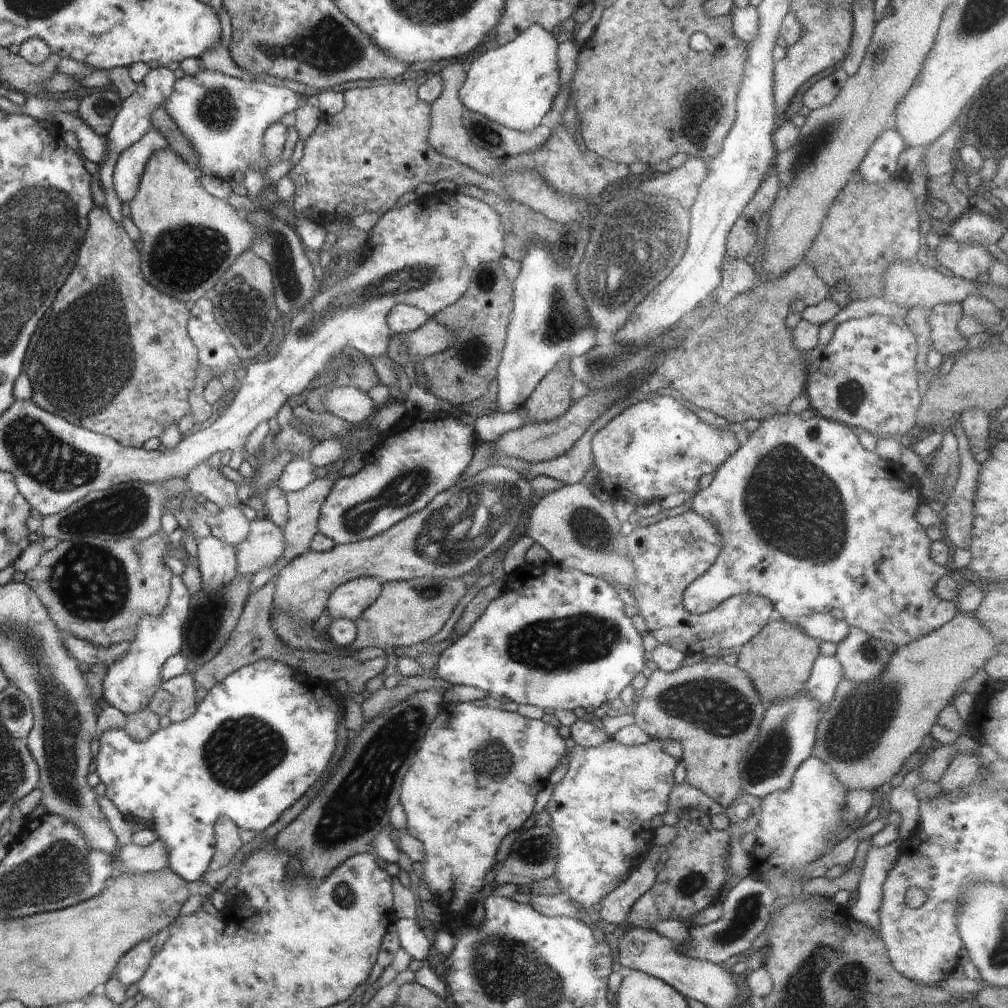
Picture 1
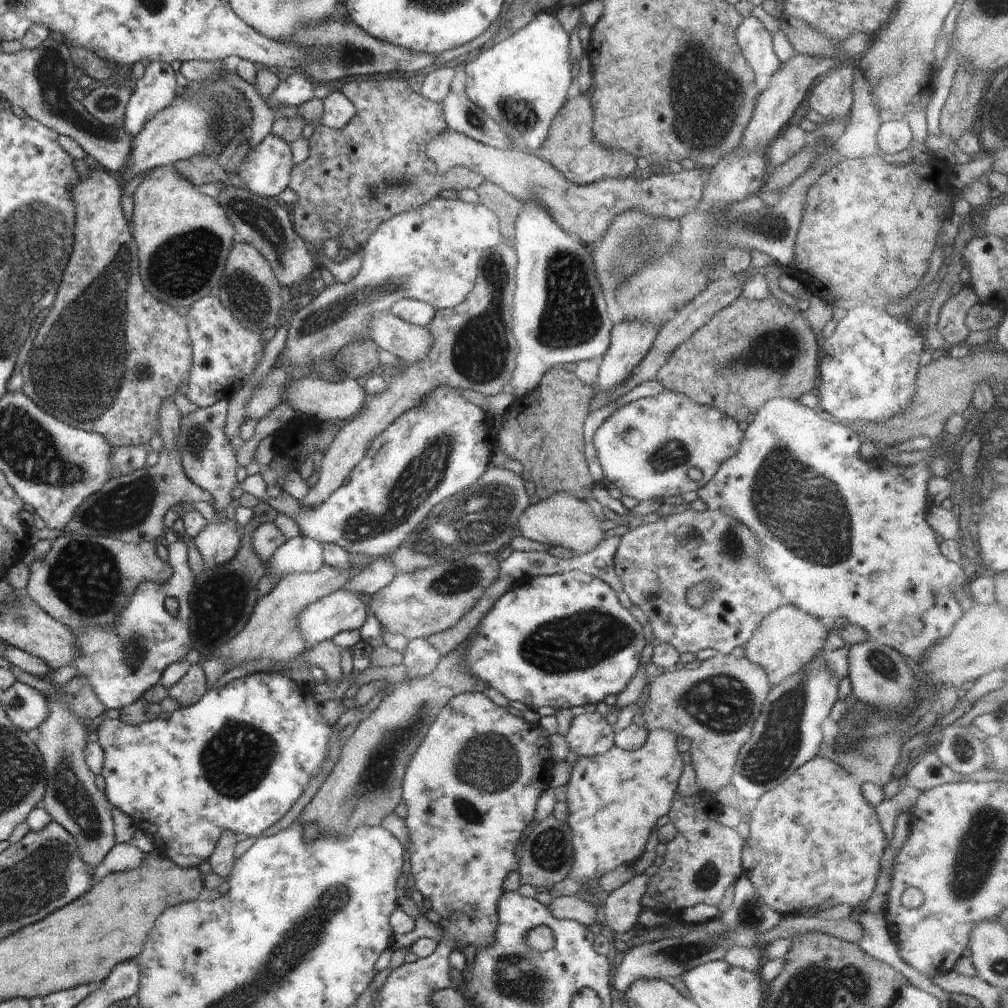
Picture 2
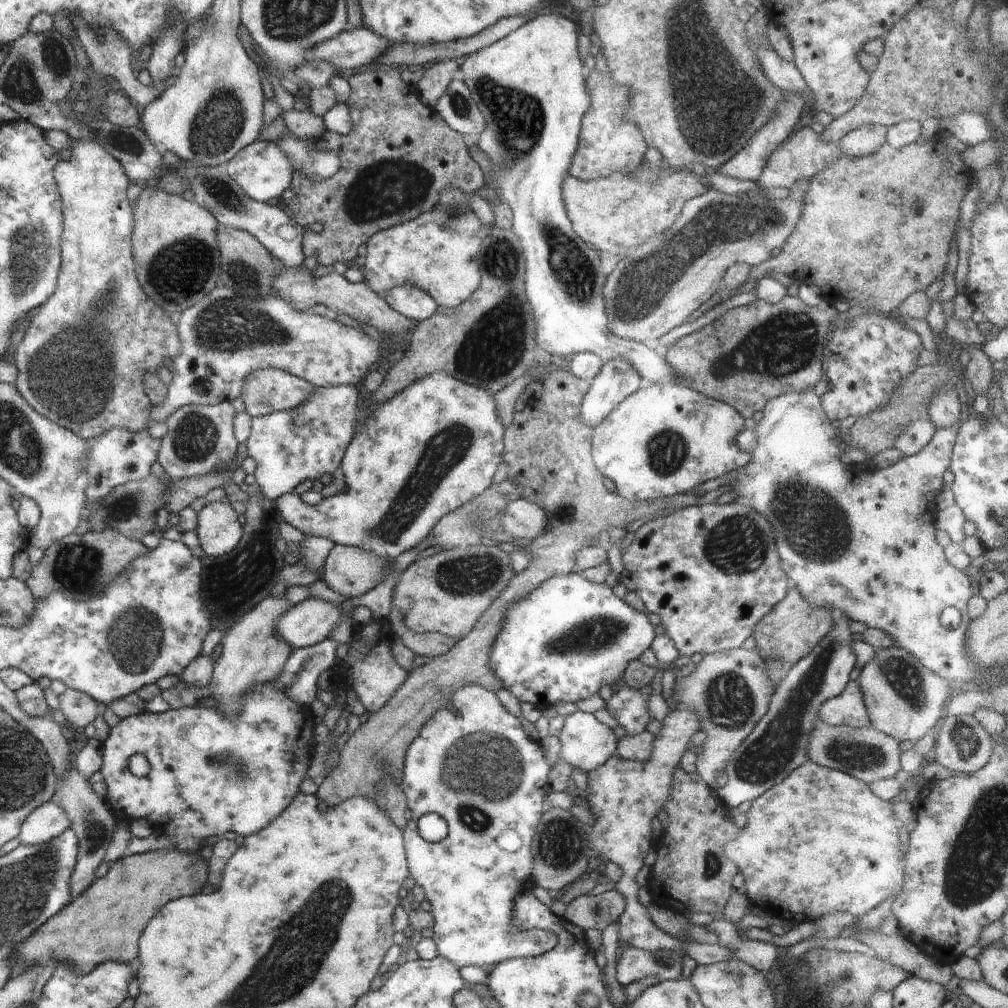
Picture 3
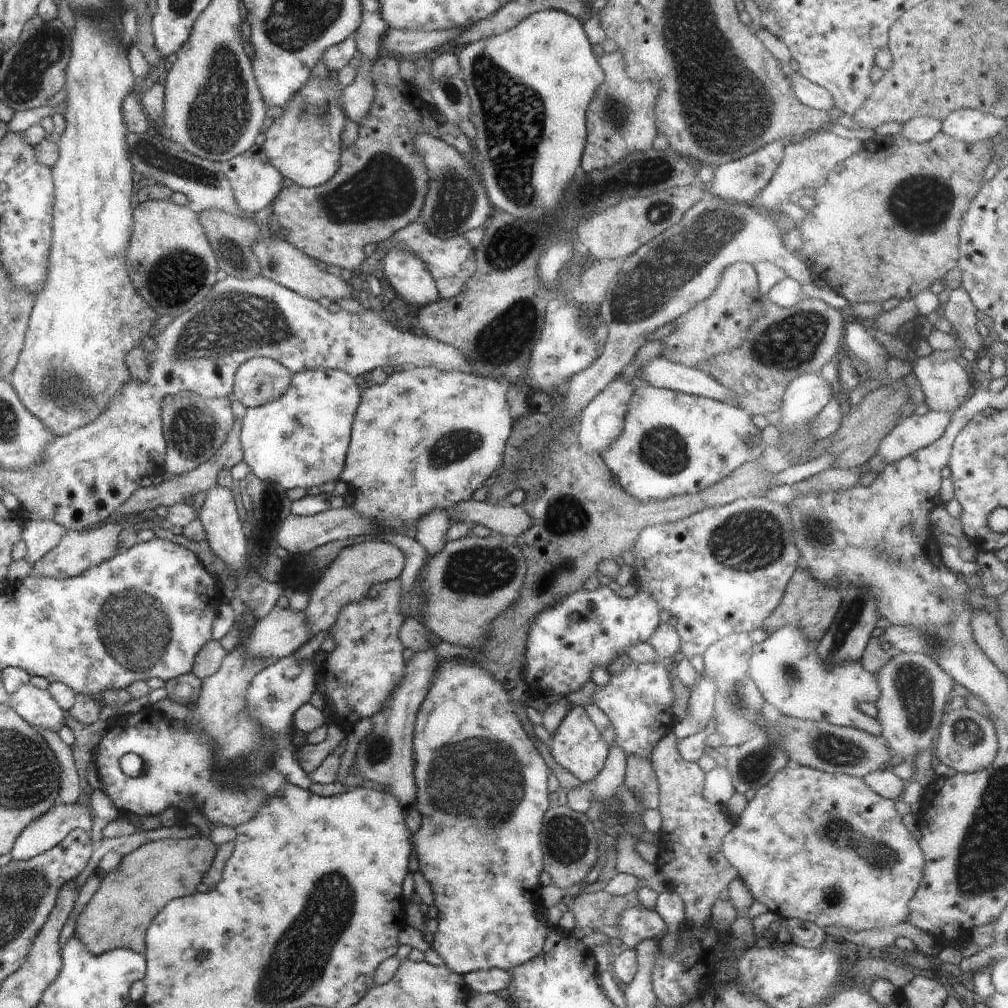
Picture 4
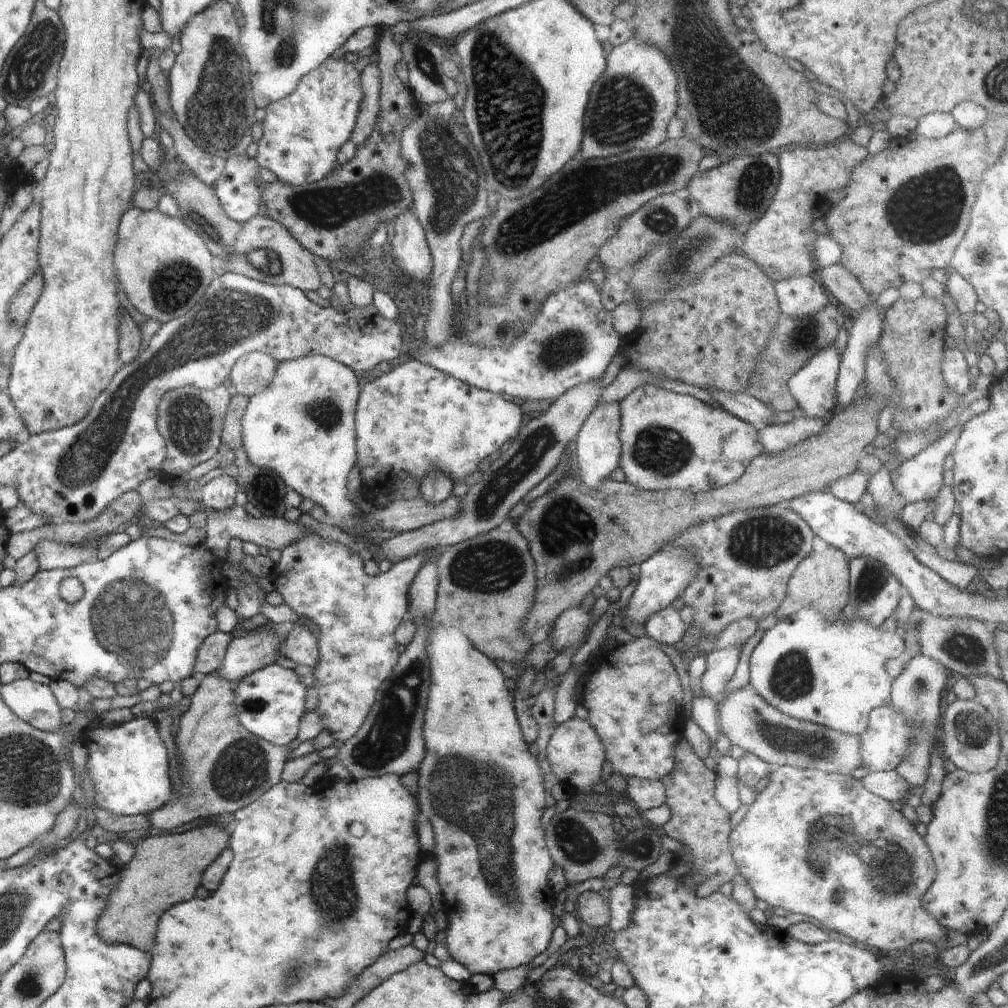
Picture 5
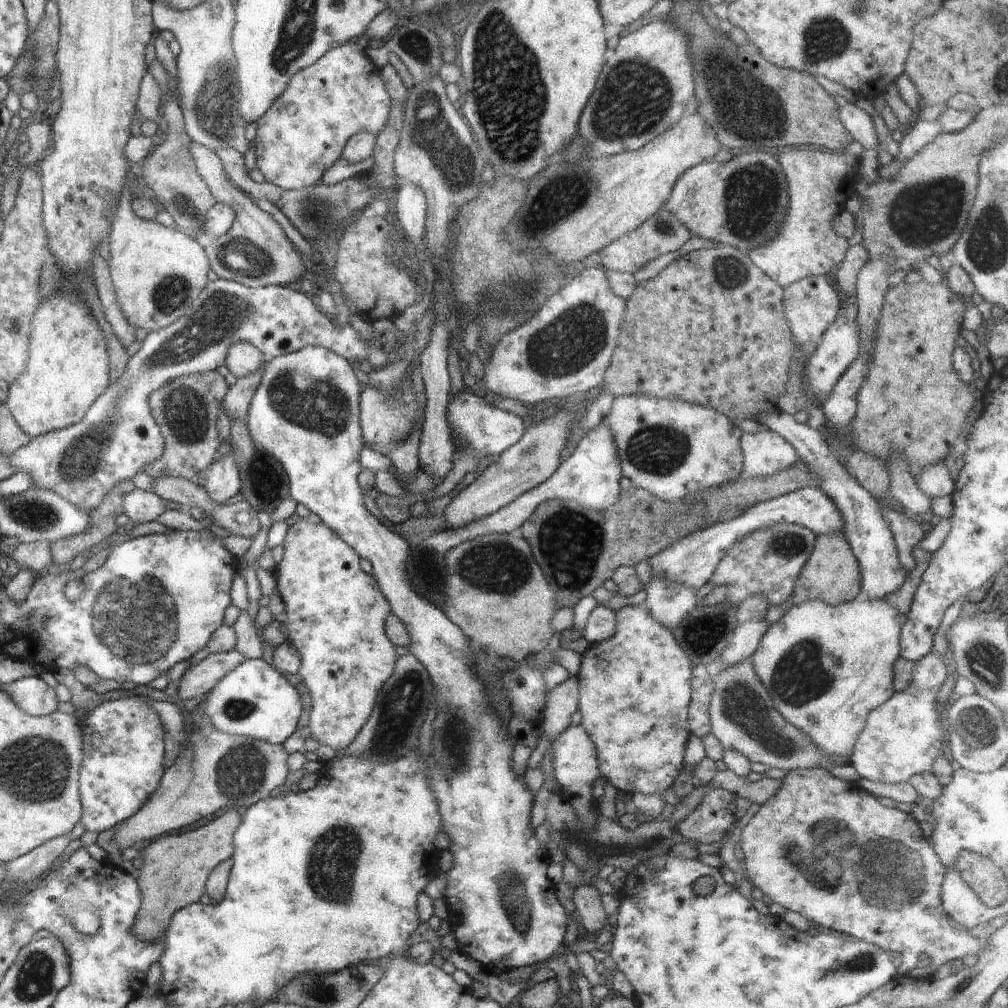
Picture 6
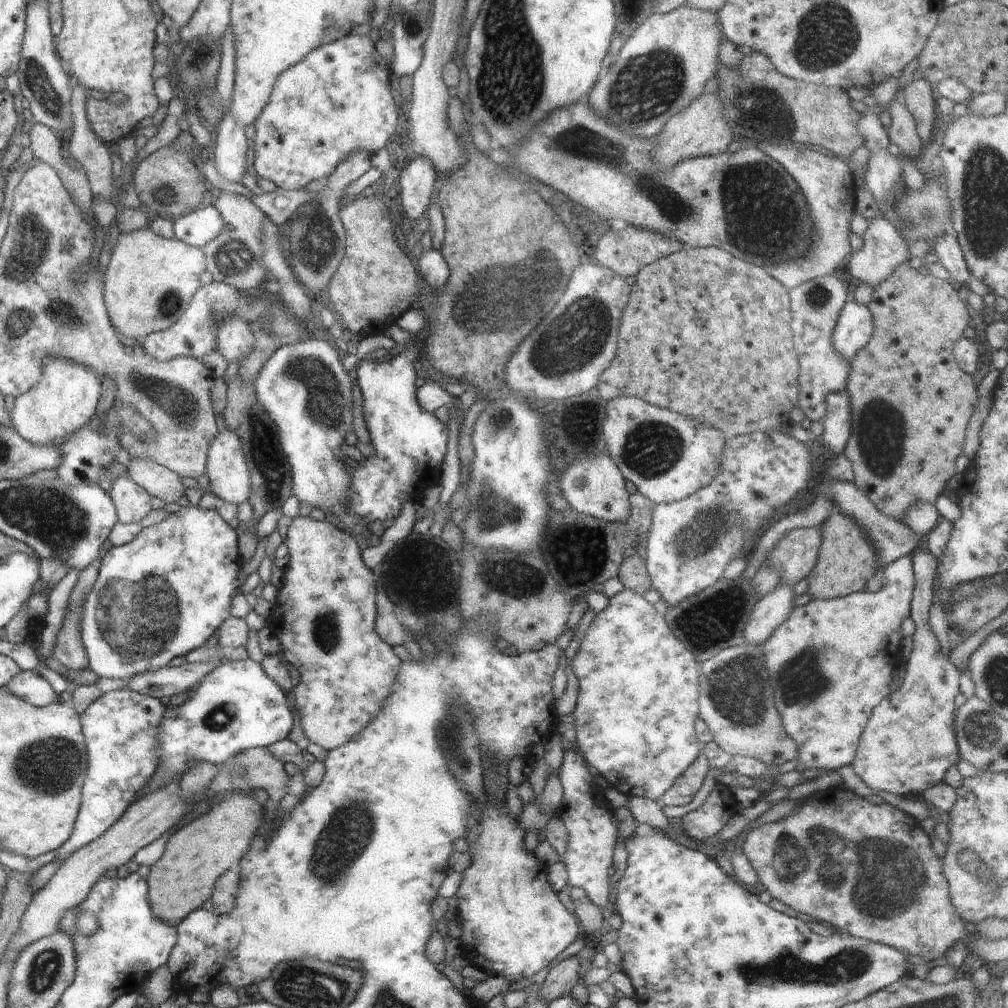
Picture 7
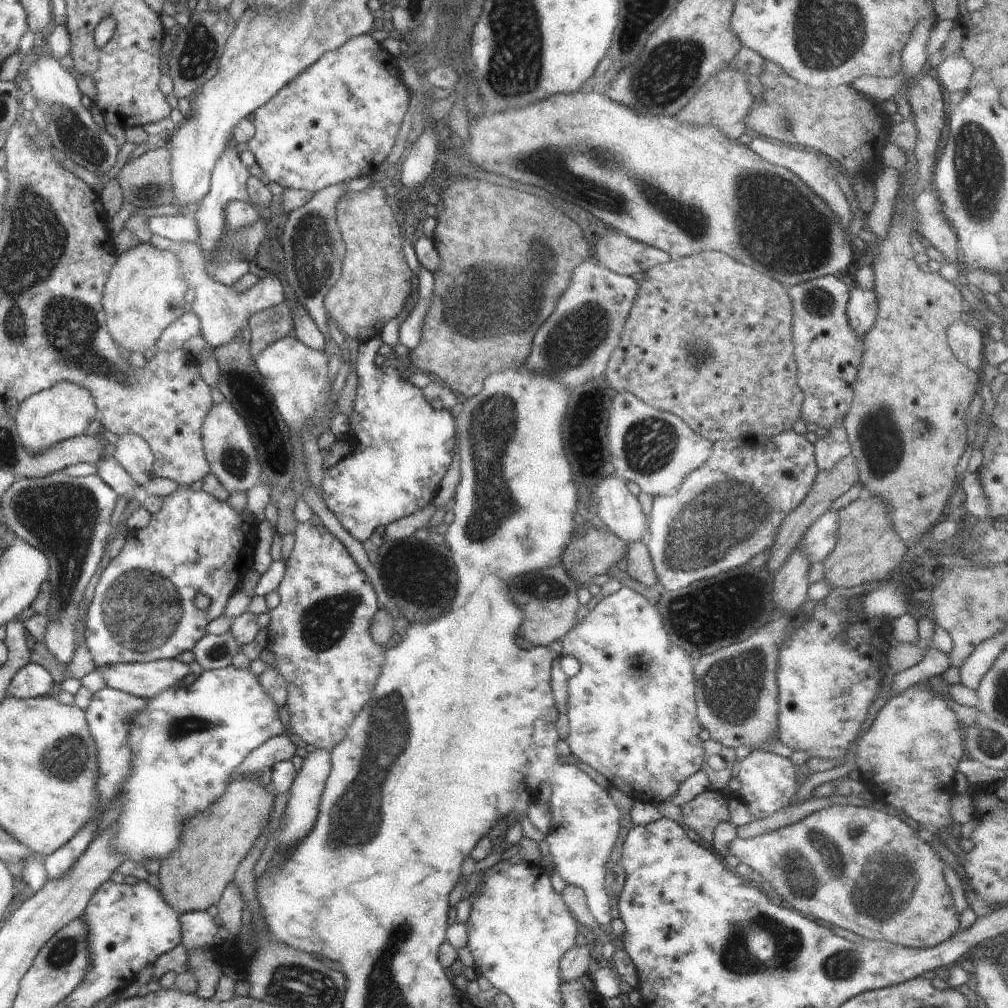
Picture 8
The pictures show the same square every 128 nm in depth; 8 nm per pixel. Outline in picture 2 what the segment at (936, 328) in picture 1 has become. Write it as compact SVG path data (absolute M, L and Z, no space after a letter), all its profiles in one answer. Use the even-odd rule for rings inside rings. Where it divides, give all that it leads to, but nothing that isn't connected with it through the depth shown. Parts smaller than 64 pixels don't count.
M965 286L942 306L938 320L938 332L942 334L947 349L966 342L970 328L966 326L968 312L978 303L976 292Z

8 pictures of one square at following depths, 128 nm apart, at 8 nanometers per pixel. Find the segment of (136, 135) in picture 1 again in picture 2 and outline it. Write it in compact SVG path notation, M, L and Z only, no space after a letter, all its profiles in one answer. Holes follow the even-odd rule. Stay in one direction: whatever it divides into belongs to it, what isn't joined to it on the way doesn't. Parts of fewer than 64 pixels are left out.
M156 60L146 66L146 72L138 80L127 105L124 130L135 138L156 112L174 102L178 90L175 71L168 62Z

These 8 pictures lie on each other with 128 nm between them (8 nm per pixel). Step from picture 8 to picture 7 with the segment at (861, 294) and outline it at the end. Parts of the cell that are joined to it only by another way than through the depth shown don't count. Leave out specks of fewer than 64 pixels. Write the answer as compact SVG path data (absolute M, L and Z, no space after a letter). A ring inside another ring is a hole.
M853 300L841 312L832 344L846 360L851 361L854 354L870 341L872 332L874 322L868 306Z

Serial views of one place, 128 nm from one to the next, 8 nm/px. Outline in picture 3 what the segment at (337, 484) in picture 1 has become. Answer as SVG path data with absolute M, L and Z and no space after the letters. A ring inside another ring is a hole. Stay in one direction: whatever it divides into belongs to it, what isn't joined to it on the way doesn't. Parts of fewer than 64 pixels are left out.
M432 373L408 385L401 393L375 409L373 414L365 421L363 428L353 435L353 441L348 444L340 464L347 488L344 492L336 494L336 496L324 497L322 502L316 504L316 506L308 506L296 494L287 493L285 496L276 499L276 508L278 508L280 516L284 518L287 525L300 530L305 536L328 538L328 540L334 542L334 545L354 546L370 552L376 557L395 560L399 555L417 547L430 536L439 519L461 507L462 504L469 503L471 499L482 495L492 485L494 474L499 465L503 463L504 429L498 420L494 399L487 390L463 383L448 373Z

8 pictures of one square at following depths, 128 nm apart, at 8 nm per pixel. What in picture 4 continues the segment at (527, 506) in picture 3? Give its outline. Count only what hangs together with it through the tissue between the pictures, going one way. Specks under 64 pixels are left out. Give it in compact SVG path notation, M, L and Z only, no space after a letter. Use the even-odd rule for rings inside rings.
M462 501L453 509L446 510L448 516L454 516L456 522L469 521L484 524L498 532L502 537L515 538L530 528L532 517L525 511L523 504L511 505L497 503L490 505L482 501Z

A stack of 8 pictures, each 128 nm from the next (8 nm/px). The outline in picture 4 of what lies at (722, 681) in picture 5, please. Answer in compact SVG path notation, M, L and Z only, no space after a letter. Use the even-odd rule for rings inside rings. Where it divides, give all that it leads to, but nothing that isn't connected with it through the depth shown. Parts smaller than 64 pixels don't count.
M702 676L698 684L691 690L690 698L688 699L687 718L682 717L676 720L677 724L672 729L673 733L678 739L685 739L686 737L702 733L710 720L713 718L713 704L716 694L716 682L713 679Z

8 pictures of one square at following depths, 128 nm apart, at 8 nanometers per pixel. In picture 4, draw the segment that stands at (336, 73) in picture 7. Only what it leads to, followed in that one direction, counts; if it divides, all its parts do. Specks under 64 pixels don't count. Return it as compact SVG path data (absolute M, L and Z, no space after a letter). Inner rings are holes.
M310 76L308 82L285 104L285 111L279 118L274 119L268 131L265 132L266 140L262 148L267 161L276 167L285 179L290 178L292 182L303 187L317 187L336 174L340 166L341 134L348 120L339 99L342 91L343 87L338 80L330 76L323 80Z

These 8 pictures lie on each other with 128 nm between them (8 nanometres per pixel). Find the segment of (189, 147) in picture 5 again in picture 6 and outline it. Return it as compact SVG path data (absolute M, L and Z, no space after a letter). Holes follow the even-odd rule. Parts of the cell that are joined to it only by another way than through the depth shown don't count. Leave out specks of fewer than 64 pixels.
M193 142L190 144L190 152L192 152L192 158L194 158L196 170L200 172L200 176L202 176L202 179L208 186L212 197L217 203L226 204L226 206L230 206L234 210L234 223L230 230L216 238L216 240L213 240L211 244L205 244L205 254L209 261L210 270L219 279L234 280L257 287L266 287L273 284L283 286L283 284L292 284L292 282L298 282L300 278L304 278L306 276L306 268L300 256L296 254L294 244L291 241L289 242L289 238L284 233L284 230L282 230L280 224L274 220L273 216L260 210L250 196L229 181L225 174L225 168L222 166L218 156L214 154L214 151Z

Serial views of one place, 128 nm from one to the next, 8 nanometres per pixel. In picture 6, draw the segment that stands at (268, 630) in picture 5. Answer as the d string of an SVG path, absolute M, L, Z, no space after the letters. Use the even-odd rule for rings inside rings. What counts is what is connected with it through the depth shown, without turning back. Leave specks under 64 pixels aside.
M233 651L211 654L199 662L191 666L182 674L178 680L178 695L186 702L188 699L202 699L212 688L214 684L224 678L228 672L232 672L234 668L238 668L240 662L244 662L244 658L240 652Z

